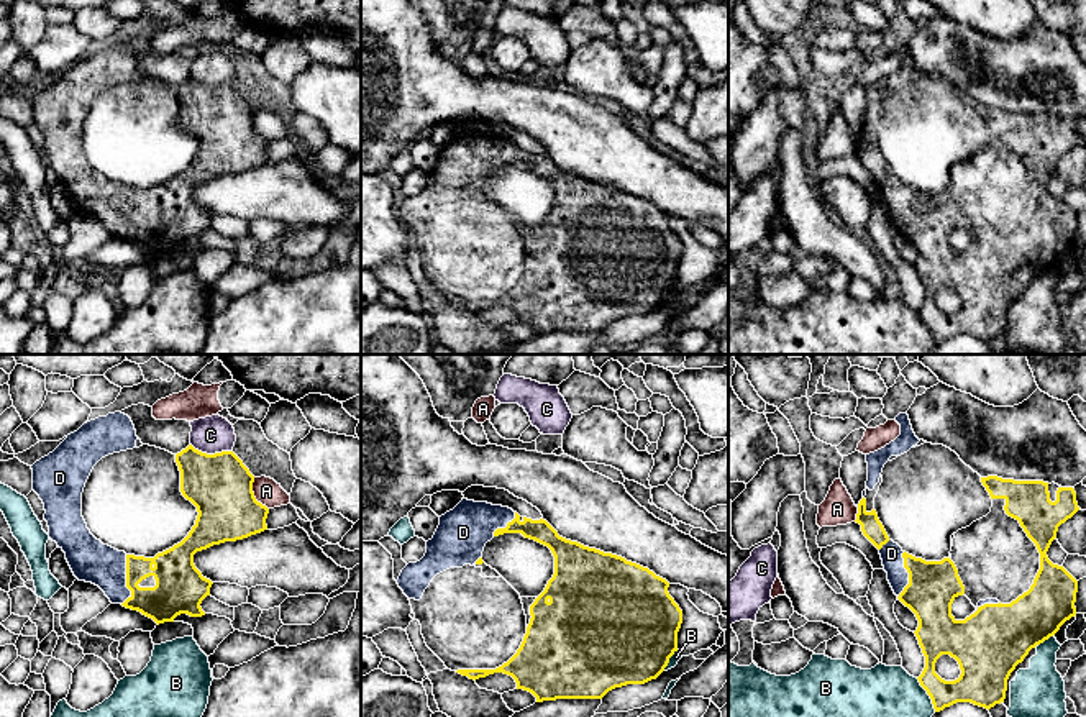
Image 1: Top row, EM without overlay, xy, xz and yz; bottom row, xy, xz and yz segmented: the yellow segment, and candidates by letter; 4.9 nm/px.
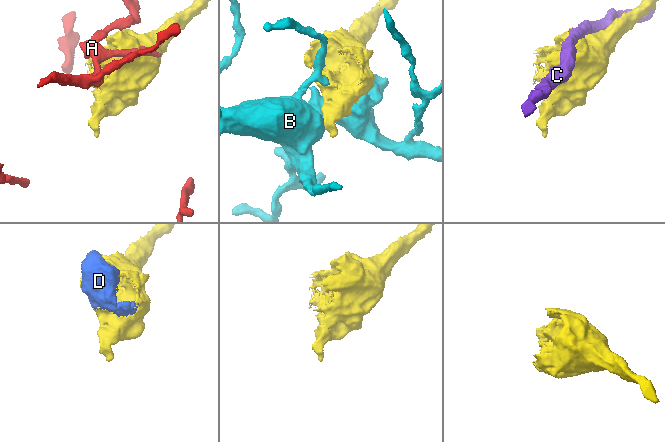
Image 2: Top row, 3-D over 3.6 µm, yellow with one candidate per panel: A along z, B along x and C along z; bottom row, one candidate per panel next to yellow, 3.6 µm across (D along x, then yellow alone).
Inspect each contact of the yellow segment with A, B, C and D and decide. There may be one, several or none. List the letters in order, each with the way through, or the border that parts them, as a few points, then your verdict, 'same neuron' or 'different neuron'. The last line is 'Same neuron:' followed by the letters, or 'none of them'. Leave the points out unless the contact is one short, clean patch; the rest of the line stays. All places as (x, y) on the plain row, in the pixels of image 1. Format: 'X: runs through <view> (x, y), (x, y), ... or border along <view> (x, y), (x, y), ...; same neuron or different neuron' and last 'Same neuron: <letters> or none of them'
A: different neuron
B: different neuron
C: different neuron
D: same neuron
Same neuron: D

